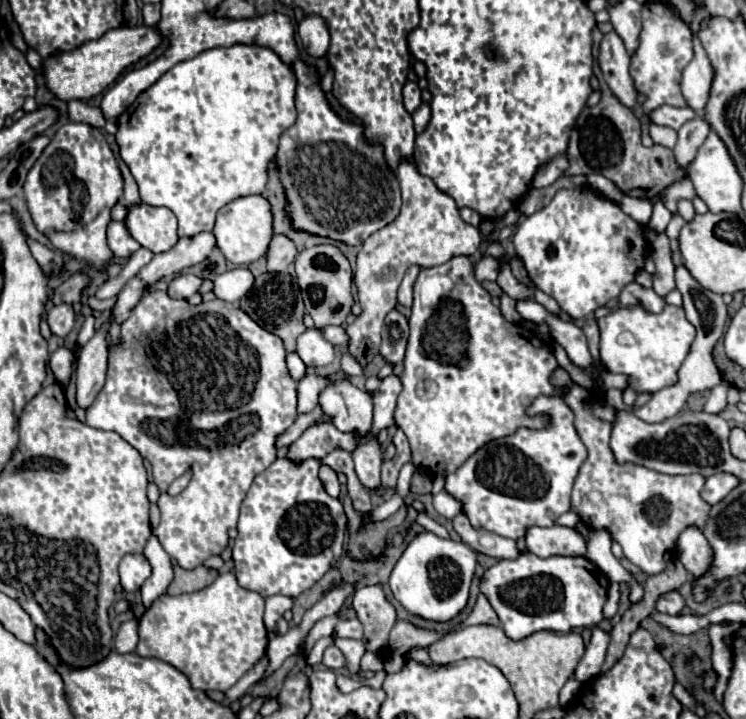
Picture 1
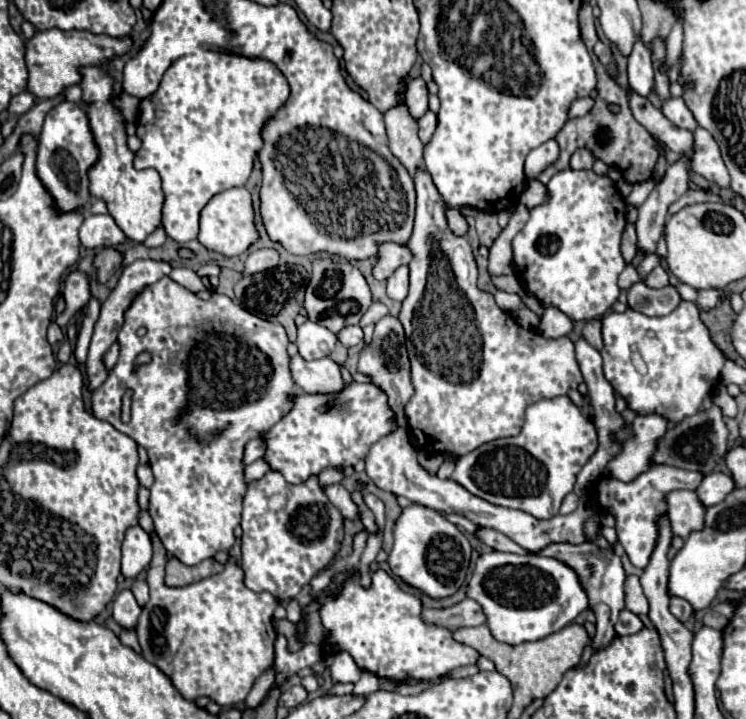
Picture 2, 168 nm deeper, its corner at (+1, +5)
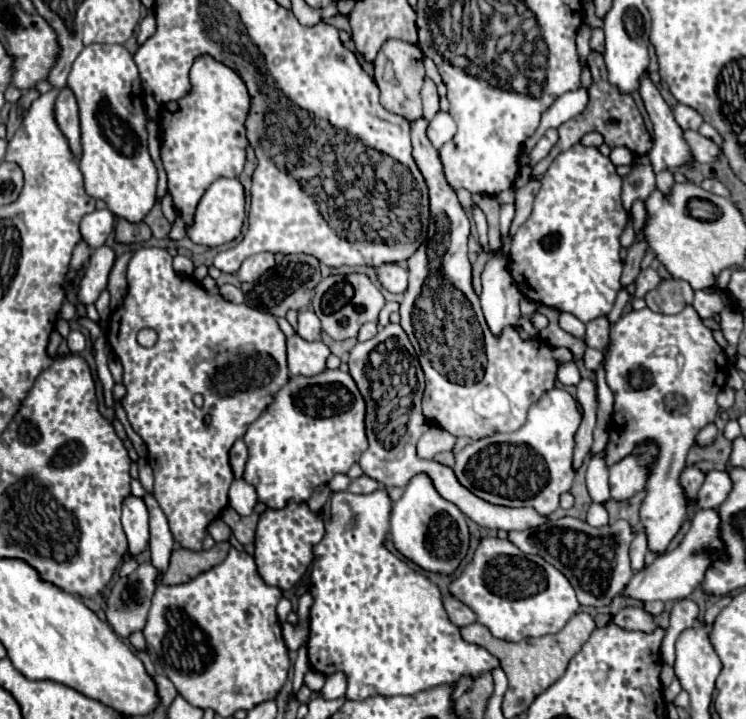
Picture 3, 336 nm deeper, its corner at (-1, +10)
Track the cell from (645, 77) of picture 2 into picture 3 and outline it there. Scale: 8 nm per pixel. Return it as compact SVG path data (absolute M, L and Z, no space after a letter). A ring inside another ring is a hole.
M642 77L642 89L640 89L642 101L646 105L648 117L654 127L654 137L652 137L652 149L648 153L650 163L656 173L664 169L674 169L674 167L684 167L694 163L694 155L684 139L682 127L674 121L674 115L666 101L662 99L660 91L652 85L652 81Z

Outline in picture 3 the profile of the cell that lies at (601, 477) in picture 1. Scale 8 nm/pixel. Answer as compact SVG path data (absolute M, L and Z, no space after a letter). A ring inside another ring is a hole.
M638 531L636 539L630 545L630 561L632 561L632 569L634 571L640 571L644 567L644 555L646 555L646 551L648 551L646 535L642 531Z

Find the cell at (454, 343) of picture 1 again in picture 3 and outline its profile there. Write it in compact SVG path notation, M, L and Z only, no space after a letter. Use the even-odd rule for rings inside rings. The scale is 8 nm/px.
M424 117L412 123L412 155L428 183L430 191L430 225L428 225L428 239L426 243L408 259L410 283L406 295L400 305L400 325L406 331L410 343L416 349L418 361L426 375L426 391L422 399L424 415L428 421L436 421L448 433L456 437L472 437L482 439L494 433L508 433L516 431L526 423L526 413L532 403L536 403L548 389L554 387L556 369L562 361L572 361L572 353L564 347L550 347L544 341L522 341L516 329L506 329L502 337L494 337L490 329L486 329L486 321L482 317L478 295L474 295L470 283L470 261L468 261L468 235L470 235L470 221L458 203L454 189L448 185L442 169L442 161L438 151L432 147L430 139L426 137L428 121ZM448 293L458 293L456 307L450 305Z

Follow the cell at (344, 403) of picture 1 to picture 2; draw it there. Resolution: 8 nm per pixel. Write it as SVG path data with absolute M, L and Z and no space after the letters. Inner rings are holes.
M294 356L290 362L294 382L308 394L336 394L346 388L340 366L332 358L304 360Z

